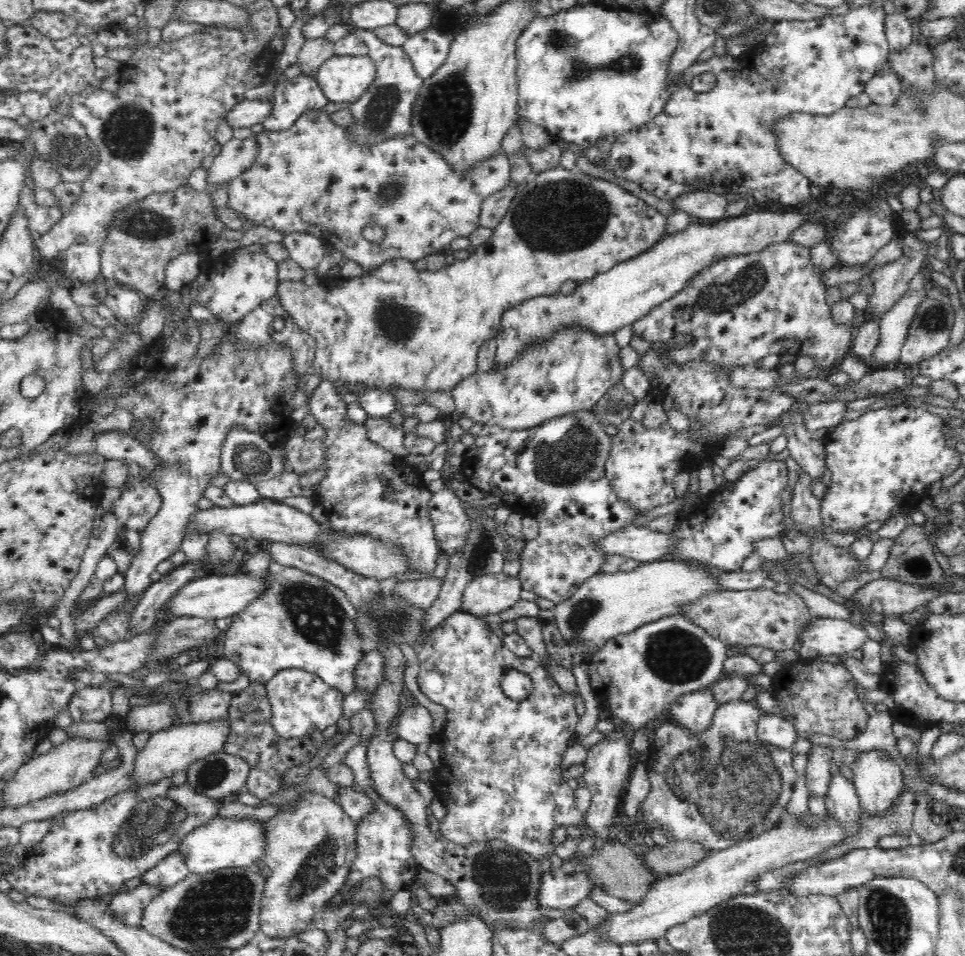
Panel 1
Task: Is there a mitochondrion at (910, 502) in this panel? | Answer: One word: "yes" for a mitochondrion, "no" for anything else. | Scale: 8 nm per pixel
no

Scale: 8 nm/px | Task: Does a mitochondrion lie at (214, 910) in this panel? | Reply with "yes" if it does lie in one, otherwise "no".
yes

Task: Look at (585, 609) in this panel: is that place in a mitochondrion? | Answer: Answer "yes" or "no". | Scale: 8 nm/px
yes

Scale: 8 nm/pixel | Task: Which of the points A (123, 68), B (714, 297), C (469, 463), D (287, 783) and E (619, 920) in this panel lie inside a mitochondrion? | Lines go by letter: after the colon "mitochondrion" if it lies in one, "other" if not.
A: other
B: mitochondrion
C: other
D: other
E: other

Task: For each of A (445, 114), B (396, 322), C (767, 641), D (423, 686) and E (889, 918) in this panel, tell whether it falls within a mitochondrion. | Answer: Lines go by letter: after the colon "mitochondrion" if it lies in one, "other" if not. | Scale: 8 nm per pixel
A: mitochondrion
B: mitochondrion
C: other
D: other
E: mitochondrion

